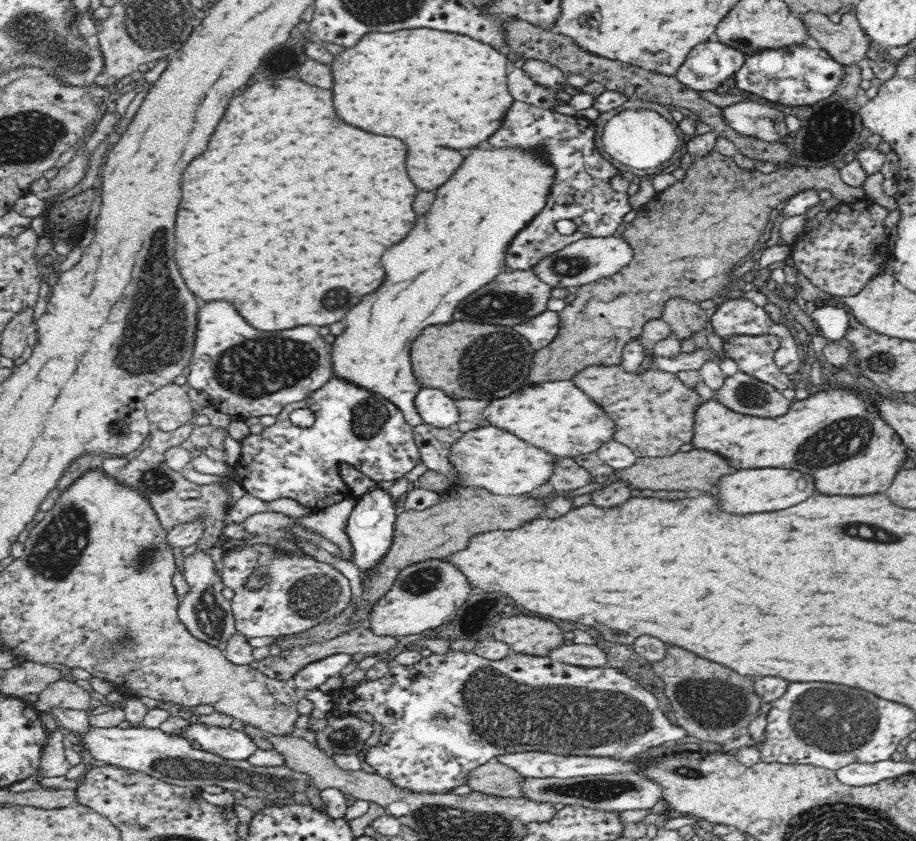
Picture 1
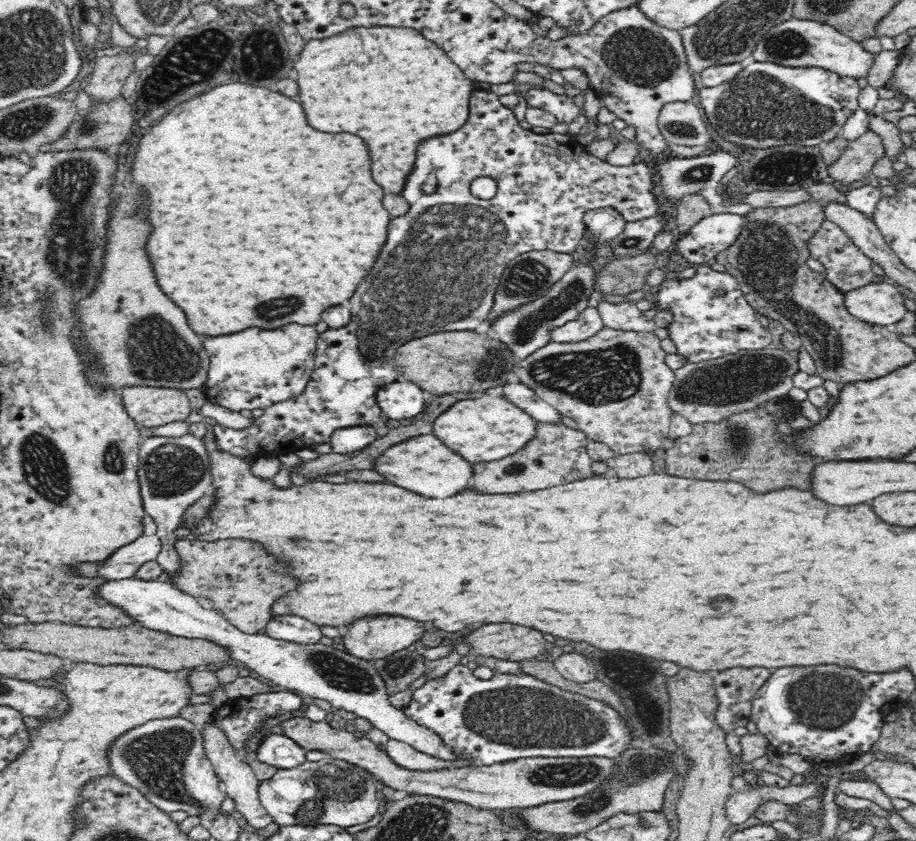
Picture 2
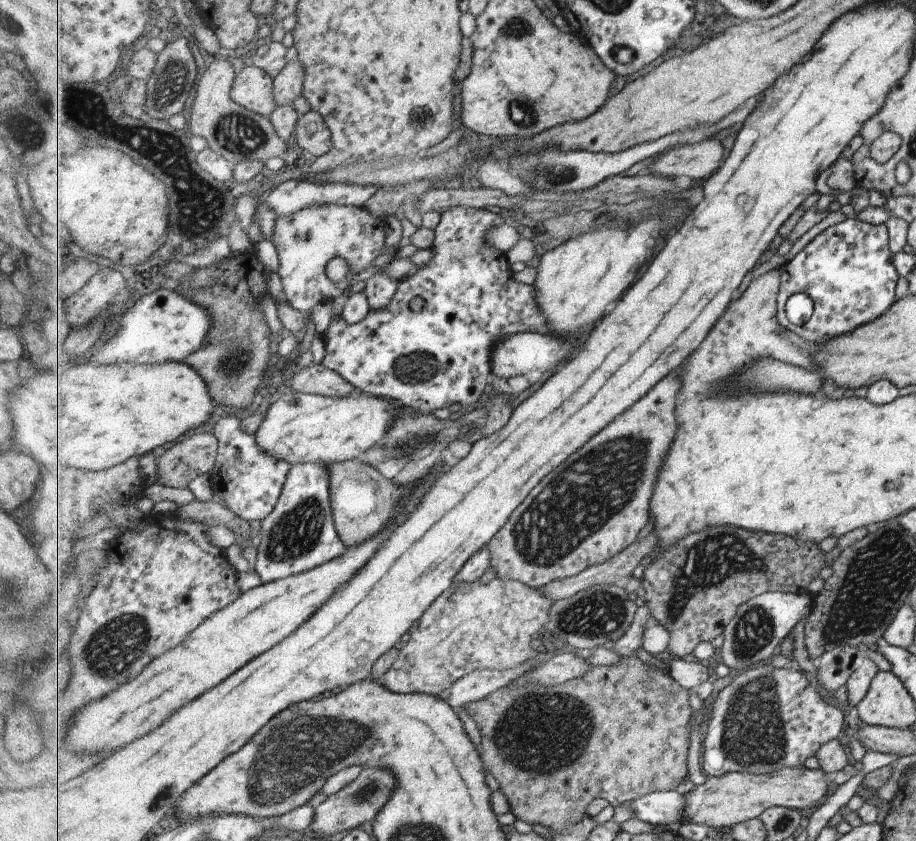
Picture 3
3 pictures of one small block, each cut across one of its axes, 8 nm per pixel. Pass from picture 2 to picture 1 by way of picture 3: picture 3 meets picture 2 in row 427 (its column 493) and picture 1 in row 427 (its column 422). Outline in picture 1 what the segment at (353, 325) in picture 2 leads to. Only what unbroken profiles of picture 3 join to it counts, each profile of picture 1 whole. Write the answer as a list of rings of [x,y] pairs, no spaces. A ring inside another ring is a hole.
[[[337,378],[328,380],[322,388],[312,394],[310,399],[297,404],[288,404],[275,418],[276,422],[264,428],[260,434],[250,434],[240,441],[242,455],[232,467],[238,473],[242,488],[254,498],[260,498],[262,502],[292,498],[308,510],[321,512],[328,506],[338,504],[344,498],[352,496],[350,485],[344,483],[338,469],[342,464],[344,470],[355,469],[370,480],[379,483],[383,480],[393,481],[404,478],[412,468],[423,462],[419,448],[415,444],[412,426],[406,422],[400,410],[382,397],[364,391],[364,388],[341,382]],[[301,406],[310,409],[315,416],[315,422],[310,427],[298,427],[288,417],[293,410]]]

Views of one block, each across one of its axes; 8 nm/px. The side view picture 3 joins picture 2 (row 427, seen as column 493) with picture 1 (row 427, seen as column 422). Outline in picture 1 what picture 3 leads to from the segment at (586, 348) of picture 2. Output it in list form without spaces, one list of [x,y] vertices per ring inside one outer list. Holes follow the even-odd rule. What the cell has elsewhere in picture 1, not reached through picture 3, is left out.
[[[618,364],[618,366],[588,367],[572,379],[597,404],[603,406],[606,413],[610,413],[610,417],[616,421],[616,427],[618,427],[614,440],[628,445],[637,457],[672,456],[672,453],[682,448],[682,444],[688,444],[693,439],[695,412],[696,408],[702,404],[702,400],[695,390],[690,390],[677,377],[677,373],[658,372],[649,368],[639,374],[637,371],[626,372]]]

